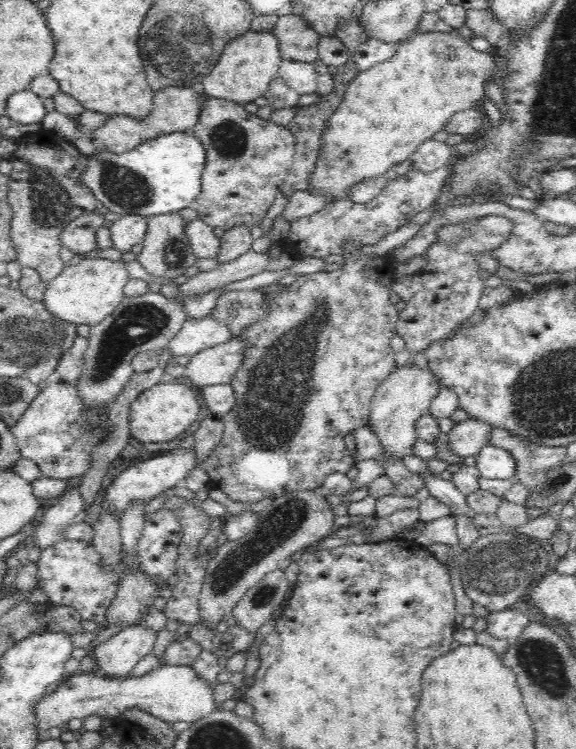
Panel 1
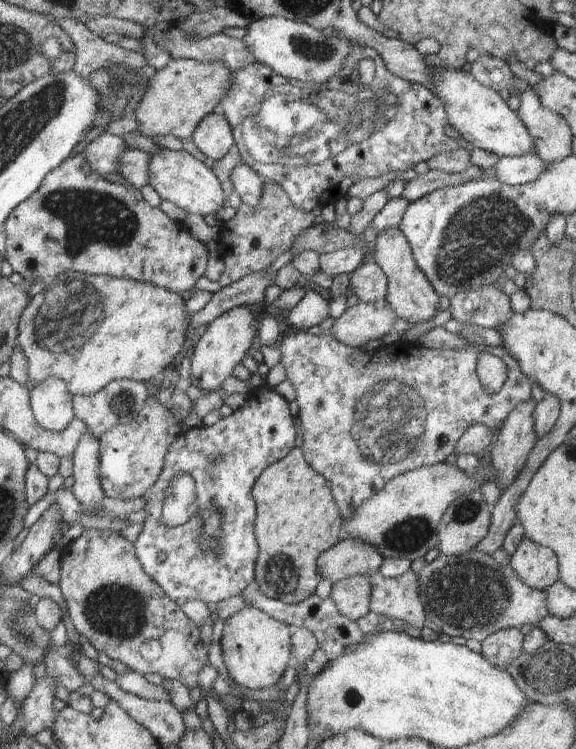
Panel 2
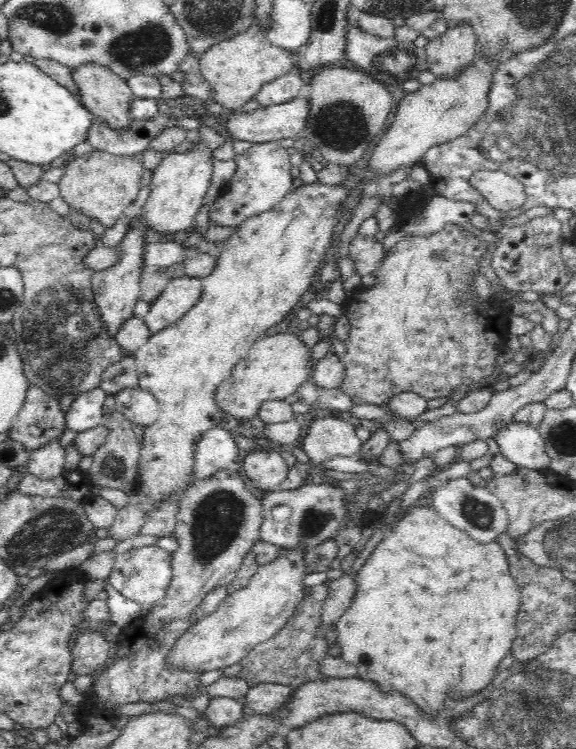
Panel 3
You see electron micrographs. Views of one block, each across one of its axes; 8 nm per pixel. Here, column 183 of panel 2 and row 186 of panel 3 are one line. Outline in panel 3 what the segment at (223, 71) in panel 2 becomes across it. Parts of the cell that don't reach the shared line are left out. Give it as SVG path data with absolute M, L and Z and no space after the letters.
M102 150L71 157L62 167L63 177L59 180L59 195L71 209L79 210L99 221L104 228L112 227L123 215L128 214L130 204L136 201L142 190L144 174L141 155L114 155Z

